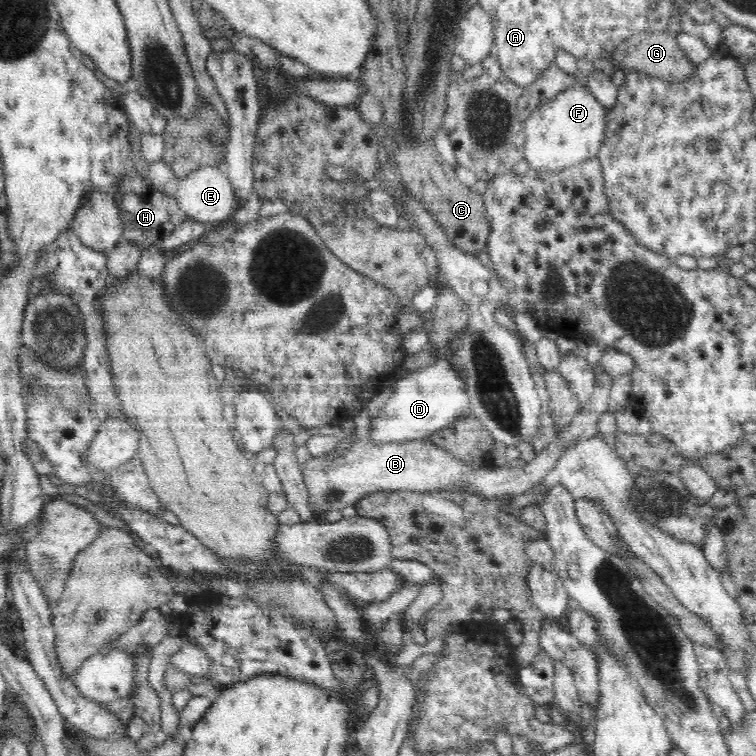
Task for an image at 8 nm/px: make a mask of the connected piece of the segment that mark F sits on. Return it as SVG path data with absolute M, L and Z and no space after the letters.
M582 85L560 92L530 114L524 126L524 156L529 166L540 170L562 170L596 156L605 135L606 108Z

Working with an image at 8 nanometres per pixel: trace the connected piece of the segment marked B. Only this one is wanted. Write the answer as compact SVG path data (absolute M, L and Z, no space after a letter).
M606 371L595 376L595 387L587 405L573 416L571 423L560 435L556 435L548 447L528 463L510 464L505 467L474 468L455 458L450 452L432 443L430 439L412 439L397 443L374 444L369 440L371 418L366 408L353 416L355 424L354 442L350 449L338 459L307 458L300 464L309 502L314 512L342 510L354 505L363 497L379 491L434 493L441 491L476 493L484 499L510 499L534 490L537 484L554 469L562 452L580 439L599 432L600 416L608 411L612 375Z

